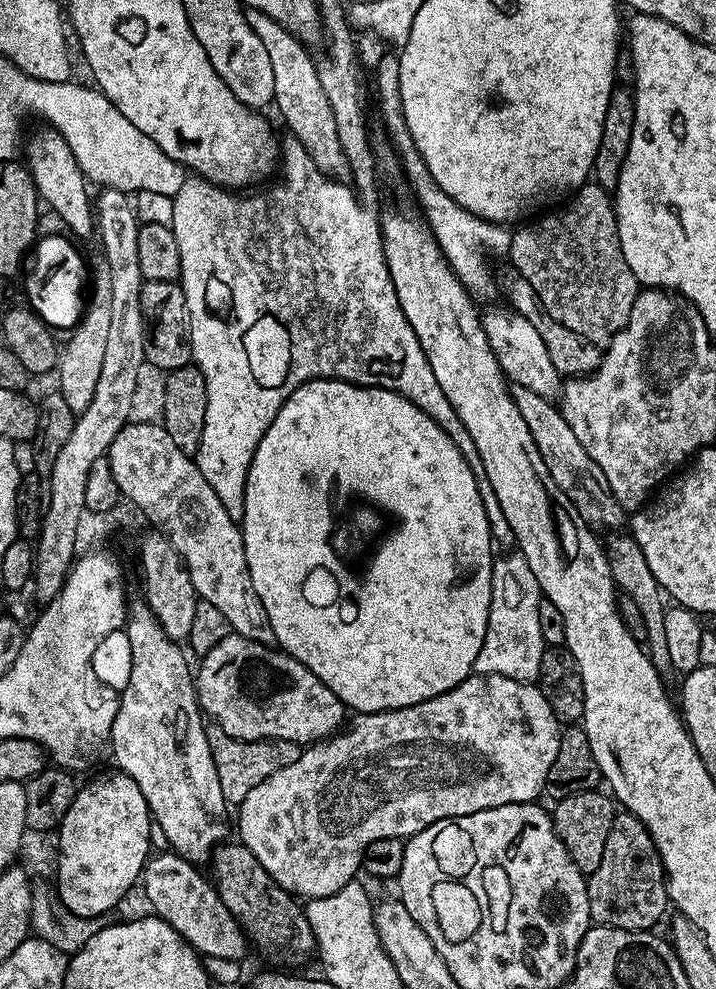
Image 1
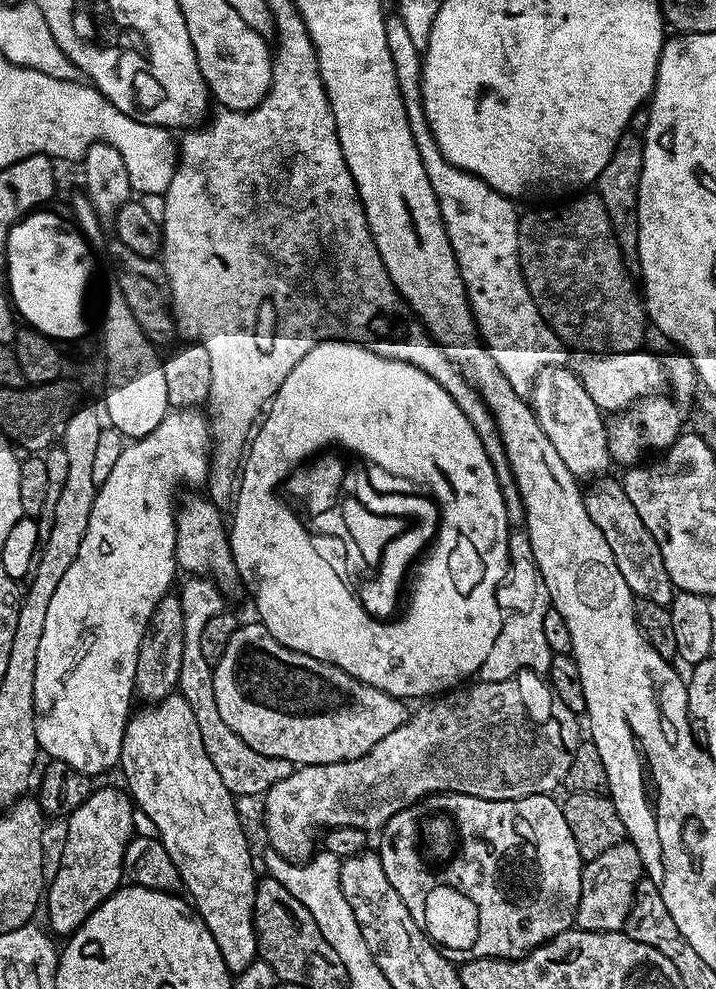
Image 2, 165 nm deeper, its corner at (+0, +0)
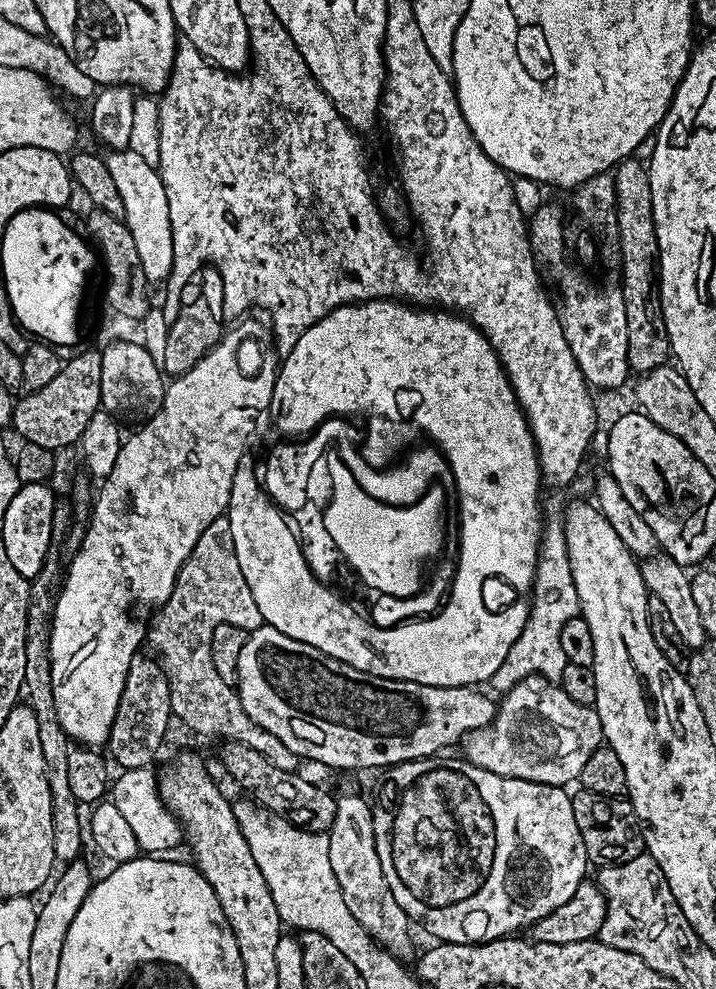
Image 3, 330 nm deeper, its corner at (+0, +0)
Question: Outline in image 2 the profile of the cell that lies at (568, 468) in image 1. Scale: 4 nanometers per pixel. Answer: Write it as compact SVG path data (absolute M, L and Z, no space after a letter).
M601 479L592 489L584 492L586 512L602 530L602 538L610 546L610 554L614 554L614 562L618 566L618 574L626 578L626 586L630 586L633 596L650 598L650 602L671 605L674 589L670 574L666 574L666 566L662 562L662 550L658 550L658 542L654 542L654 534L646 530L646 522L642 522L638 510L634 510L634 502L624 492L623 483L619 479Z

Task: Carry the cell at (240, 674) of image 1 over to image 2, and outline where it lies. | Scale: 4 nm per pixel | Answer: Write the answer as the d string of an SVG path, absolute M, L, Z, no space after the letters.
M259 622L241 623L237 627L234 638L230 638L223 654L215 661L212 670L212 689L214 690L214 702L218 702L218 714L222 714L222 722L226 722L226 726L230 726L230 730L234 730L234 734L238 734L238 738L242 738L242 742L250 746L250 750L258 750L258 754L266 754L270 758L288 760L293 766L333 764L339 760L353 760L359 756L365 756L371 748L378 746L378 742L382 742L382 738L386 738L386 734L391 734L392 731L398 730L398 726L406 723L410 715L409 705L397 696L391 696L366 682L355 680L350 674L346 674L346 670L338 670L338 666L327 664L318 658L310 658L310 654L298 654L282 646L270 634L270 630L266 630L266 626Z

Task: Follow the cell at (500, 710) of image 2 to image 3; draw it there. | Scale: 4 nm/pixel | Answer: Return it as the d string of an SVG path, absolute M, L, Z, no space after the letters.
M528 676L499 697L496 715L483 728L464 737L462 756L474 766L490 770L490 774L498 774L502 778L522 778L526 782L568 786L571 780L572 783L579 781L586 758L590 758L590 754L594 754L594 750L603 744L604 731L595 707L574 703L560 689L559 683L546 680L543 676Z

